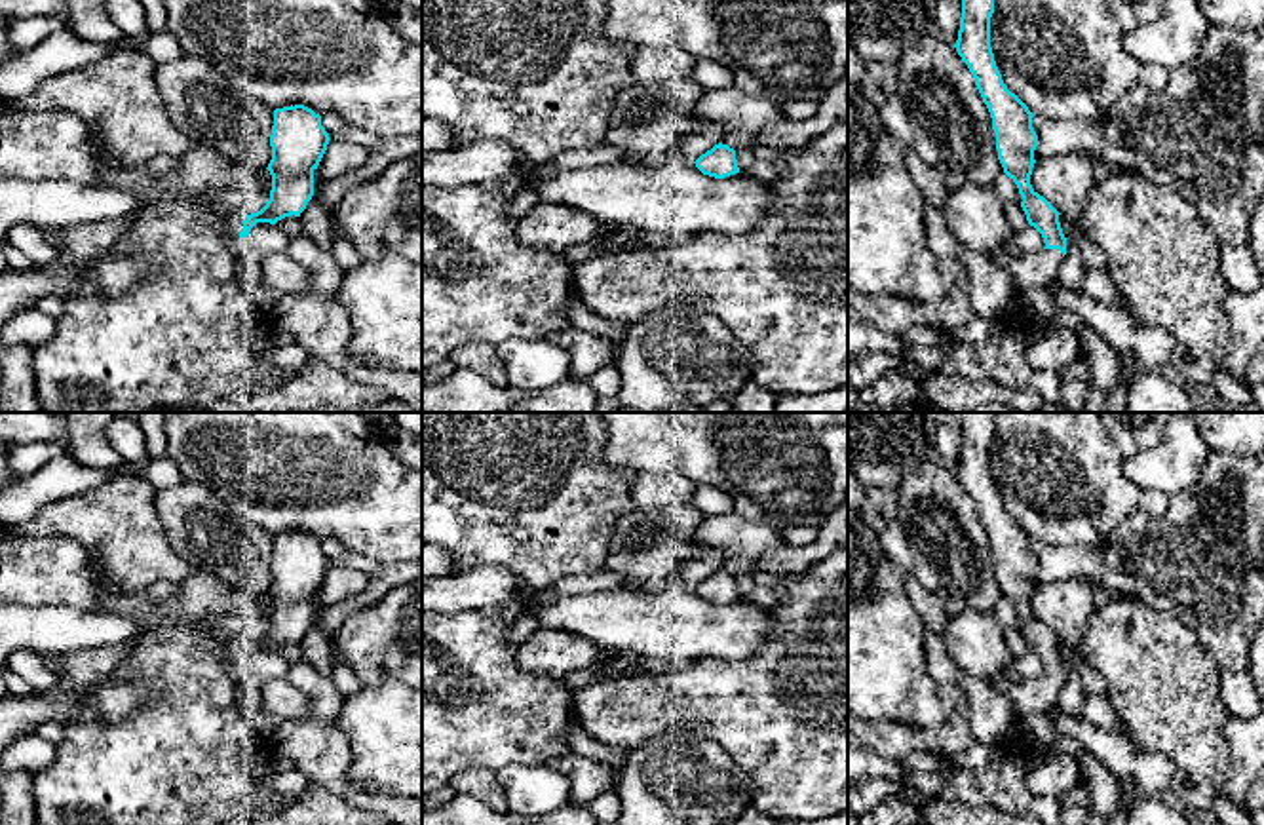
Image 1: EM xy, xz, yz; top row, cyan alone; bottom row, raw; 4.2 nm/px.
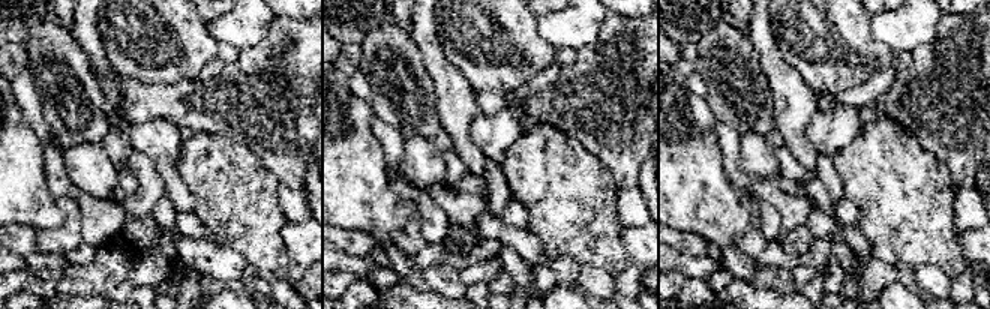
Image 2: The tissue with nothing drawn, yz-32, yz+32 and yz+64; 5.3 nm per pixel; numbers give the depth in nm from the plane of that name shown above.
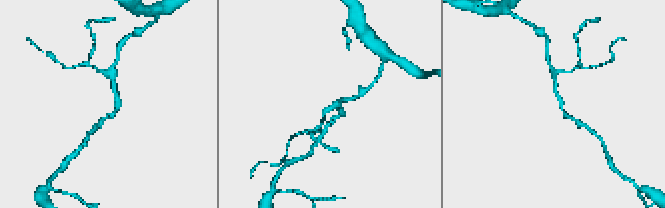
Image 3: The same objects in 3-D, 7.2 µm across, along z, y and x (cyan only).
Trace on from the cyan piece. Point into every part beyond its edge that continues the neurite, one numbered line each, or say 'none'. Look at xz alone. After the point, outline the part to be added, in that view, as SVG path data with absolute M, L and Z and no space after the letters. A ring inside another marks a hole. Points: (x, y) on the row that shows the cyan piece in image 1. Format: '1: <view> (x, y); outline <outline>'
none

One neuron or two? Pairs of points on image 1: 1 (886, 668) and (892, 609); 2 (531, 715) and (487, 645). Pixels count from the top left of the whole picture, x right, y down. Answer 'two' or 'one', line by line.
1: one
2: one

